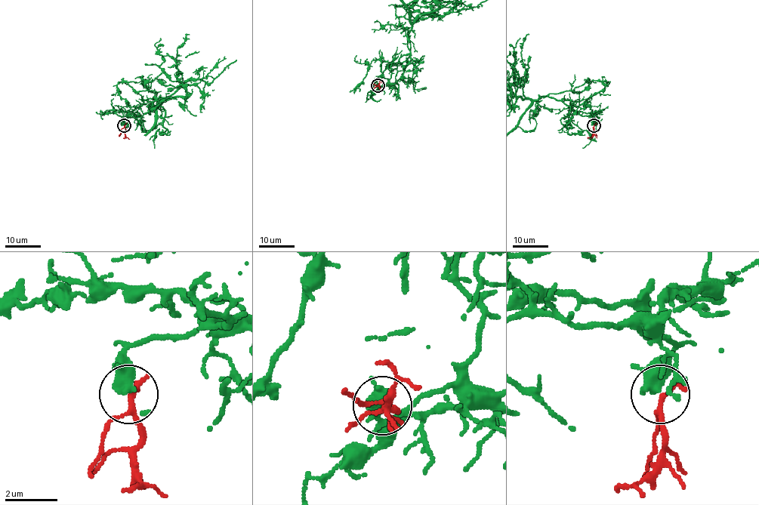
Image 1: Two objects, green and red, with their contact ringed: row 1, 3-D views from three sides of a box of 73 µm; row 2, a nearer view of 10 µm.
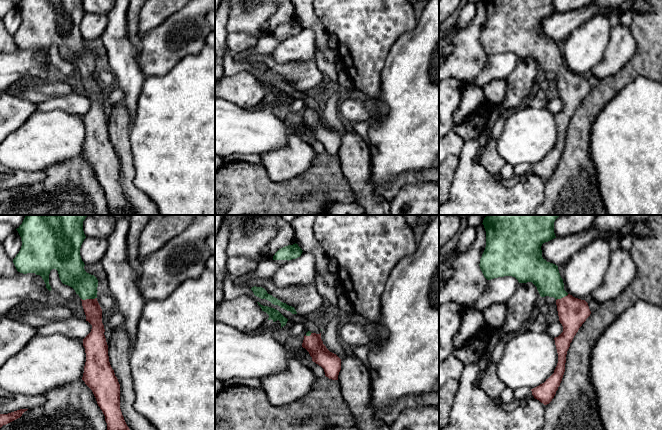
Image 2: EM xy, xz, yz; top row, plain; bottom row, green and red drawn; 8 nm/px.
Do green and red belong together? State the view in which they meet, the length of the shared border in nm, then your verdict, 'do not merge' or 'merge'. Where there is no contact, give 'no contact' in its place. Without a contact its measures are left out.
xy | 130 nm | merge

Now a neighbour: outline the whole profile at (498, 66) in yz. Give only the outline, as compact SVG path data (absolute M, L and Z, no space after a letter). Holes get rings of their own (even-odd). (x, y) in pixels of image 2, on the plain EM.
M512 52L488 56L485 67L475 80L475 85L483 88L493 80L507 79L516 68L518 60L518 56Z

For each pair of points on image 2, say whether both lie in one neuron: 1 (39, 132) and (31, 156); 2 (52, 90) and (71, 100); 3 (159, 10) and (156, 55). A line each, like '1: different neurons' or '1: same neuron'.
1: same neuron
2: different neurons
3: different neurons

